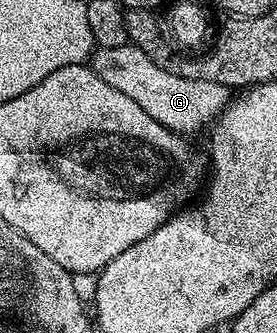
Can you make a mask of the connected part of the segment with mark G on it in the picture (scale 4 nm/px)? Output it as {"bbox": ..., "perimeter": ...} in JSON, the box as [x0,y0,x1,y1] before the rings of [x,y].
{"bbox":[89,45,229,137],"perimeter":[[[133,45],[125,47],[99,47],[89,60],[92,71],[105,81],[105,85],[113,85],[117,93],[125,93],[153,117],[161,125],[184,137],[191,137],[194,131],[210,128],[215,120],[223,114],[229,102],[229,88],[217,81],[201,81],[193,77],[177,77],[177,73],[169,73],[161,69],[141,49]]]}

